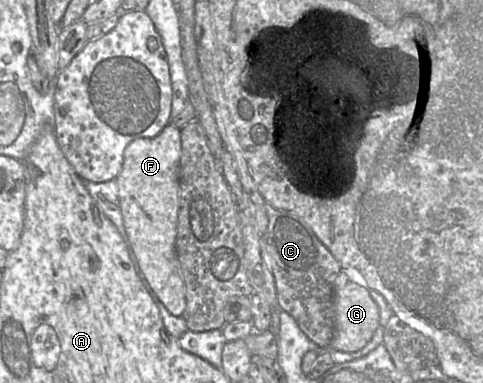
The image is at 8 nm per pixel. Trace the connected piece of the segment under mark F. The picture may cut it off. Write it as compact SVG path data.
M168 124L157 136L138 138L124 151L121 172L116 178L124 228L130 242L130 254L138 261L151 288L174 316L182 316L186 308L185 285L176 256L175 242L179 207L179 162L181 157L181 129Z

